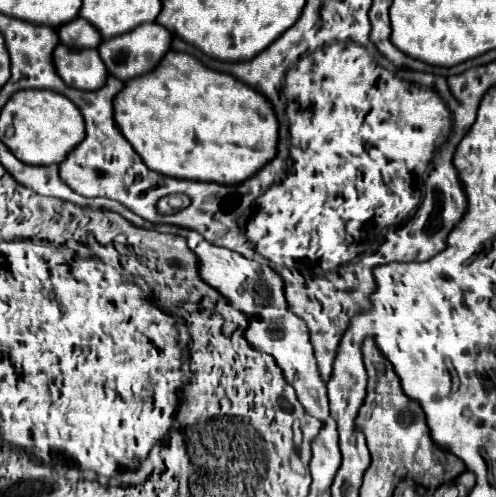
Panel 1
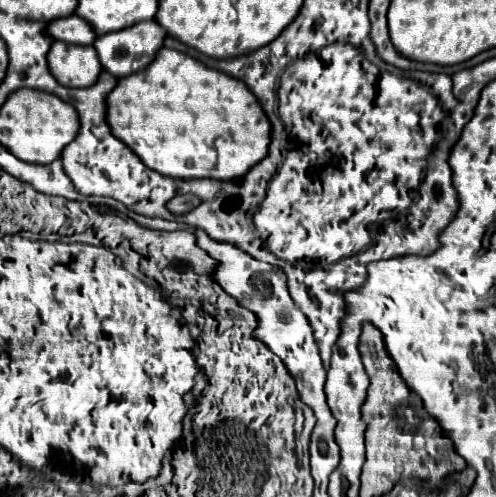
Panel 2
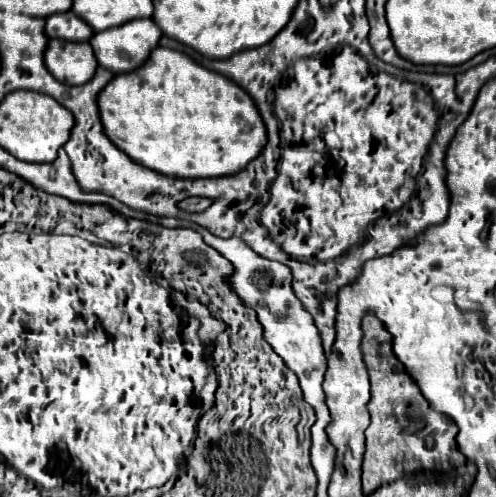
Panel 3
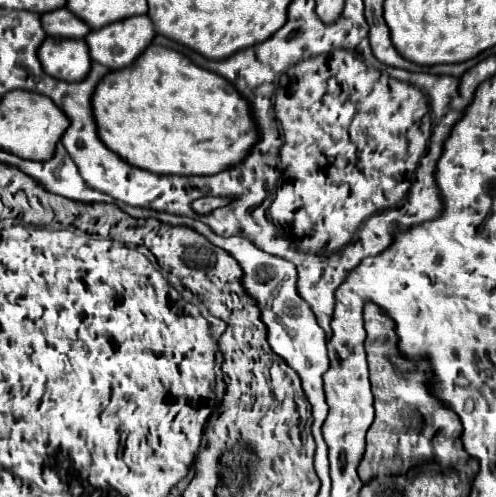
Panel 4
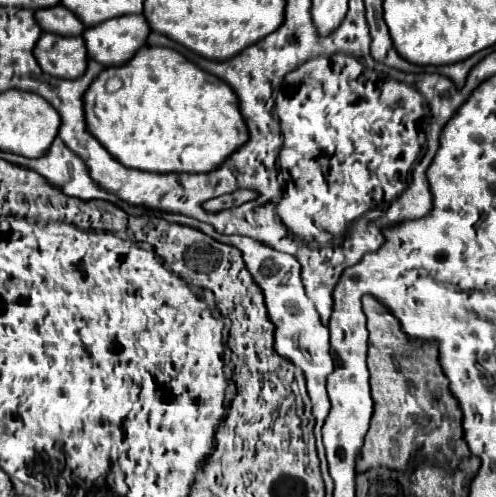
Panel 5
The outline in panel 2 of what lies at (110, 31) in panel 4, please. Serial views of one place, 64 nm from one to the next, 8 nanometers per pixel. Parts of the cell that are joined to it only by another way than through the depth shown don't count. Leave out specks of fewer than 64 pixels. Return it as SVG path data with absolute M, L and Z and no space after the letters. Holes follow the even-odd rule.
M146 20L136 24L134 28L124 28L124 32L114 32L112 36L98 36L94 48L96 52L100 52L100 64L104 66L104 70L112 72L112 76L116 78L124 78L148 68L148 64L152 64L152 60L156 58L158 50L164 46L164 38L166 30L156 20Z

